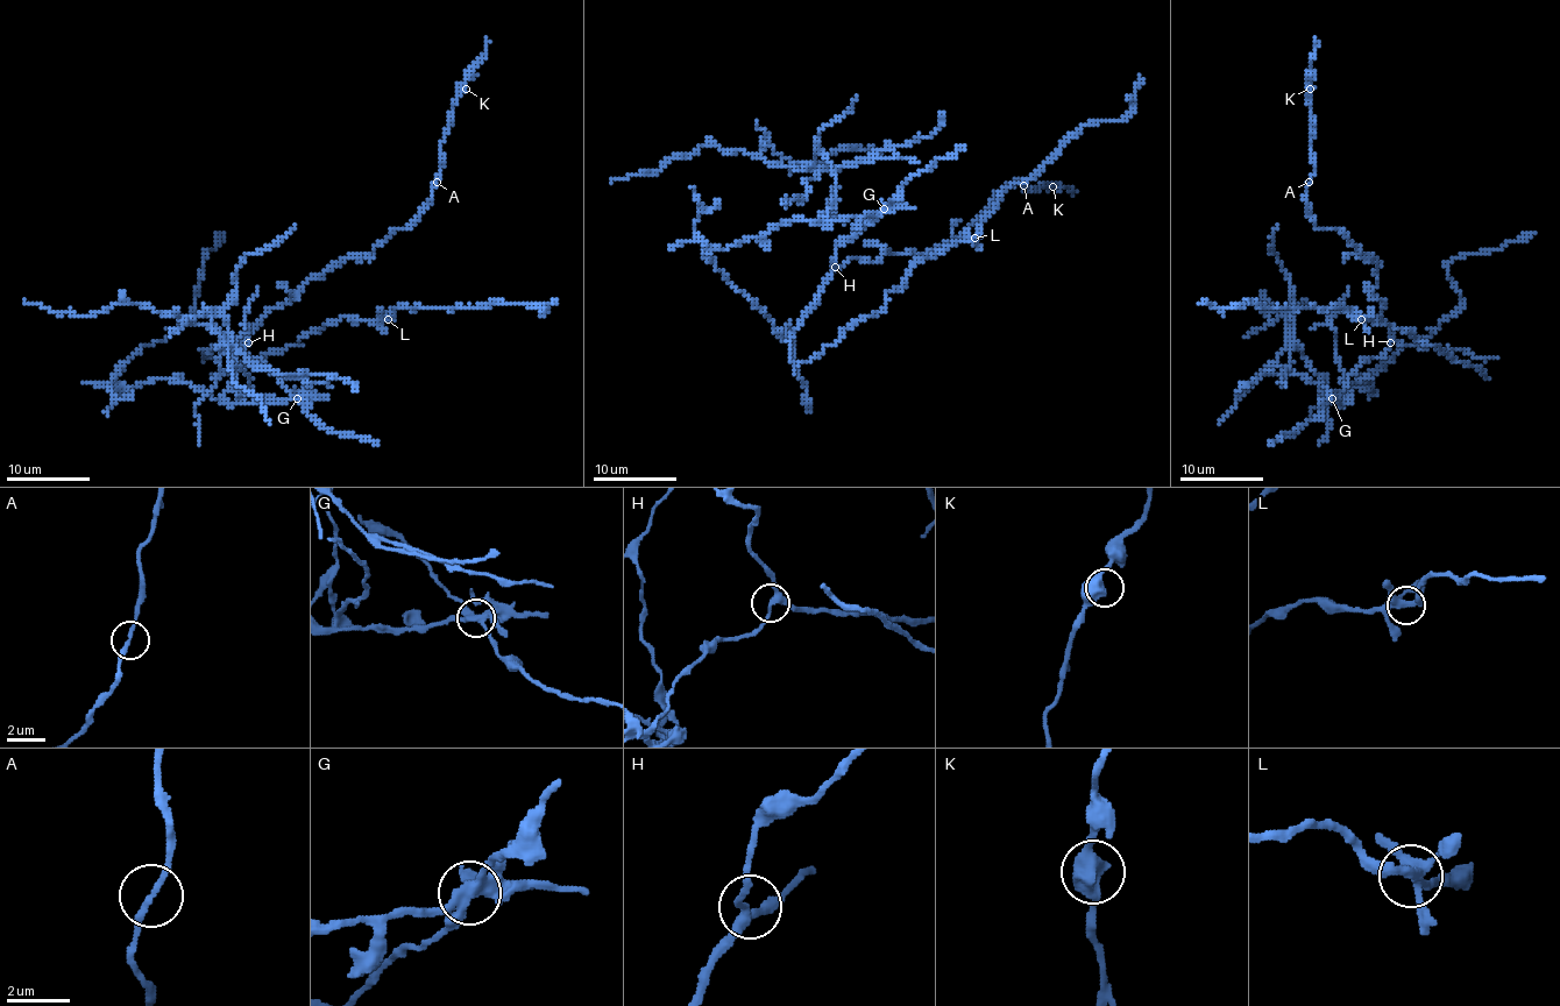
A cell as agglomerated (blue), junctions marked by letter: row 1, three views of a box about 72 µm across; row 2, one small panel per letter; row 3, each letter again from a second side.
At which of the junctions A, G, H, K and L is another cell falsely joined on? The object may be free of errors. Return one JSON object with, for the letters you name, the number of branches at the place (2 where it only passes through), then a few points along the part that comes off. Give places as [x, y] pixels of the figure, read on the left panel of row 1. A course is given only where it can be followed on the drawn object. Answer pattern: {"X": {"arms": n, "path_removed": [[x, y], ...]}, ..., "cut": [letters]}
{"G": {"arms": 5, "path_removed": [[298, 398], [219, 403], [174, 380], [113, 385], [129, 359], [192, 313], [206, 253], [222, 234]]}, "cut": ["G"]}

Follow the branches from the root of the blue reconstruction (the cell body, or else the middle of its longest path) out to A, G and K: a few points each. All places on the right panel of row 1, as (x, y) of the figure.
A: (1399, 345), (1382, 319), (1384, 303), (1374, 295), (1378, 263), (1342, 232), (1313, 224), (1305, 203), (1310, 182)
G: (1399, 345), (1392, 342), (1382, 354), (1370, 356), (1332, 398)
K: (1399, 345), (1374, 295), (1378, 263), (1342, 232), (1320, 229), (1305, 203), (1313, 174), (1310, 89)

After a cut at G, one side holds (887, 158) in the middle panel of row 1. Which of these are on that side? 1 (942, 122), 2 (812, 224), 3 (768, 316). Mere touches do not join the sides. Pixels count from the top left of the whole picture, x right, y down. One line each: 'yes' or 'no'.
1: yes
2: yes
3: yes

